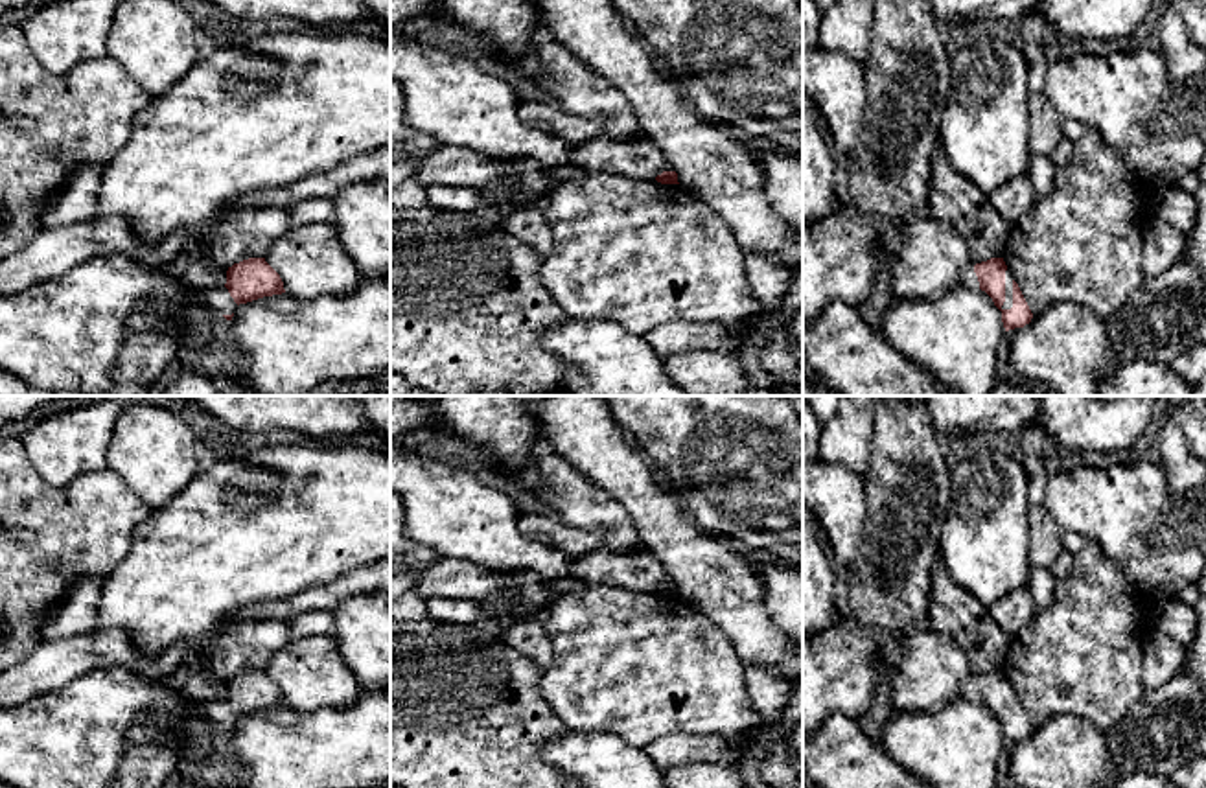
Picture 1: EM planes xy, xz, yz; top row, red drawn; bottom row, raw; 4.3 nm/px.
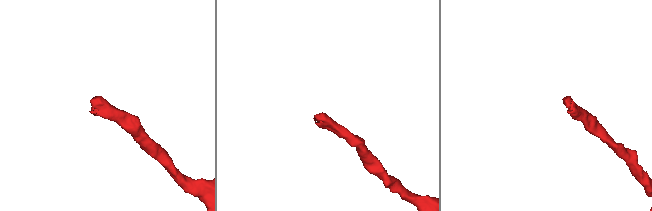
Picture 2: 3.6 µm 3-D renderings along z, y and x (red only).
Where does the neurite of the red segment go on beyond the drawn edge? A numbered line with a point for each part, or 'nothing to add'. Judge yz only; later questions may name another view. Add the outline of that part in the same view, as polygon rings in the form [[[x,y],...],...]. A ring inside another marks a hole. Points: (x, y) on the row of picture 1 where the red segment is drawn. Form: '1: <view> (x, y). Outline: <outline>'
1: yz (1008, 304). Outline: [[[1009,269],[1005,271],[1005,302],[1002,309],[1011,309],[1013,307],[1013,276]]]

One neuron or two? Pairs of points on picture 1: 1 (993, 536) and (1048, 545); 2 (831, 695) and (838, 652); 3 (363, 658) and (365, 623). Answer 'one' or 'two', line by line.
1: two
2: one
3: one

